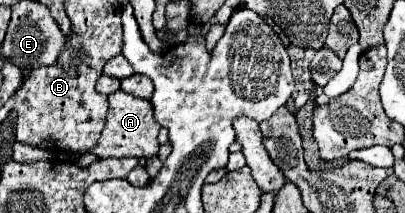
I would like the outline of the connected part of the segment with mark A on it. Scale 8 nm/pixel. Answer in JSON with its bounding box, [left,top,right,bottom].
[91,91,159,159]

